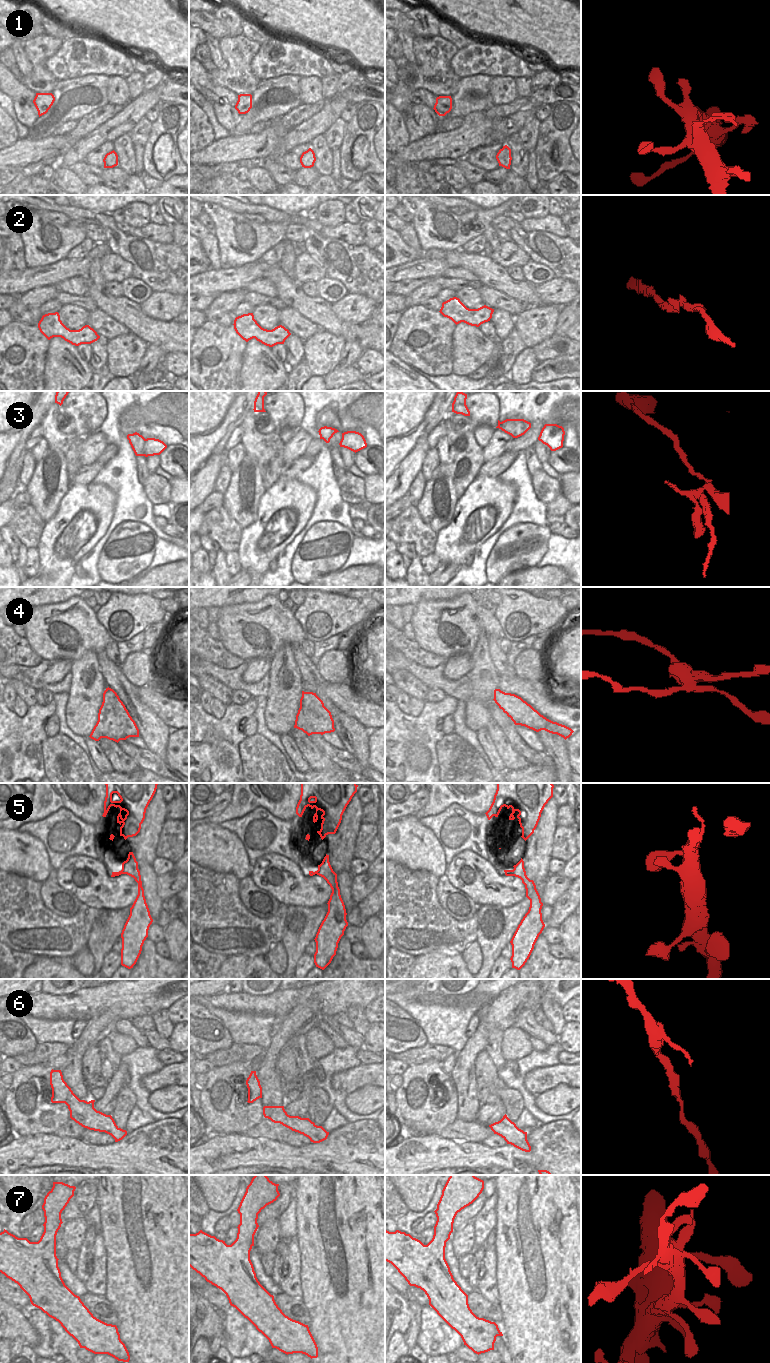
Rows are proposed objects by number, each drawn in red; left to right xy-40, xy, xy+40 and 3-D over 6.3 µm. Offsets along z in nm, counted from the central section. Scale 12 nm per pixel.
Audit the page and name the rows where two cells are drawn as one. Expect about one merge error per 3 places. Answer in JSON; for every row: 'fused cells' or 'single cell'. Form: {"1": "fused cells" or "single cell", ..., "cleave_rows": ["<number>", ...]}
{"1": "single cell", "2": "single cell", "3": "fused cells", "4": "fused cells", "5": "single cell", "6": "single cell", "7": "single cell", "cleave_rows": ["3", "4"]}

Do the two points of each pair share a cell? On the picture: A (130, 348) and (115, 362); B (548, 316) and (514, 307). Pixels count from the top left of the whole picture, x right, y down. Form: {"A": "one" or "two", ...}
{"A": "one", "B": "two"}

